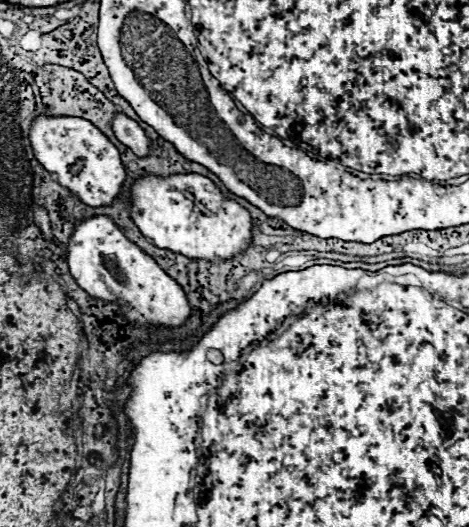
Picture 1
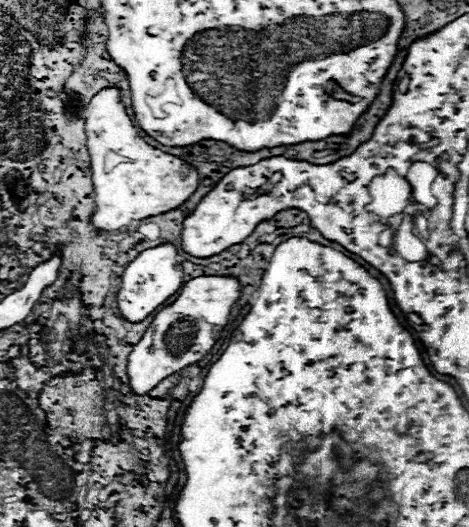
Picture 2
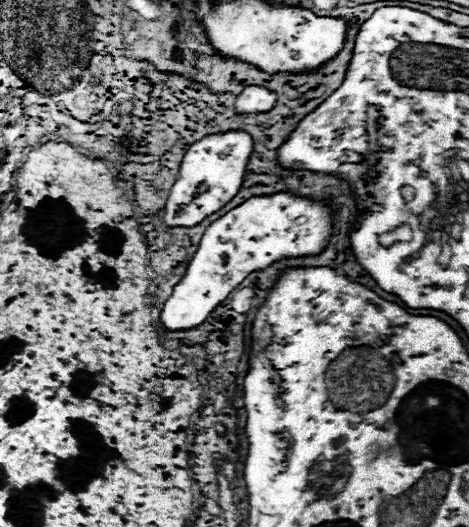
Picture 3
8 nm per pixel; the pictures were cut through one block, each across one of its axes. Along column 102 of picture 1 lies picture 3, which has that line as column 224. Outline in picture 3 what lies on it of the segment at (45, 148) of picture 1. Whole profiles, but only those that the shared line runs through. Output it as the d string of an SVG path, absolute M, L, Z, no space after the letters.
M240 130L204 136L202 140L194 142L184 154L180 174L166 200L164 224L170 228L196 226L206 216L214 214L224 204L228 204L242 186L250 152L252 152L252 138Z

